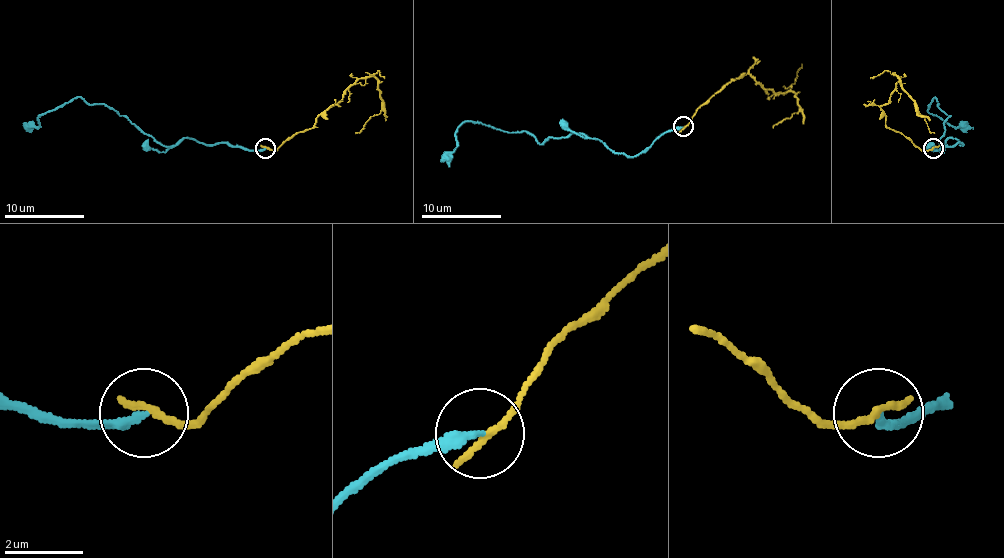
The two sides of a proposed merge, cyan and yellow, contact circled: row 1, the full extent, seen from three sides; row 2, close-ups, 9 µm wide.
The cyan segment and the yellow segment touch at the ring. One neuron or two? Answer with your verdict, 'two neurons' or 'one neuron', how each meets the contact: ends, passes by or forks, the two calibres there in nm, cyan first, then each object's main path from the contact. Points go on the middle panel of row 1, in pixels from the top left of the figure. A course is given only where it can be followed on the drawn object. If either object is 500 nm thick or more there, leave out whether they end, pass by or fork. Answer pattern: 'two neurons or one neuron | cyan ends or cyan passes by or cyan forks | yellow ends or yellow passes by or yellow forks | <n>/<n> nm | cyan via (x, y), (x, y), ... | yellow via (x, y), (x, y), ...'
two neurons | cyan ends | yellow ends | 220/200 nm | cyan via (683, 126), (625, 156), (578, 134), (540, 142), (526, 132), (464, 122), (448, 166) | yellow via (683, 126), (733, 78), (747, 74), (775, 92), (795, 94), (799, 110), (777, 122), (773, 128)

